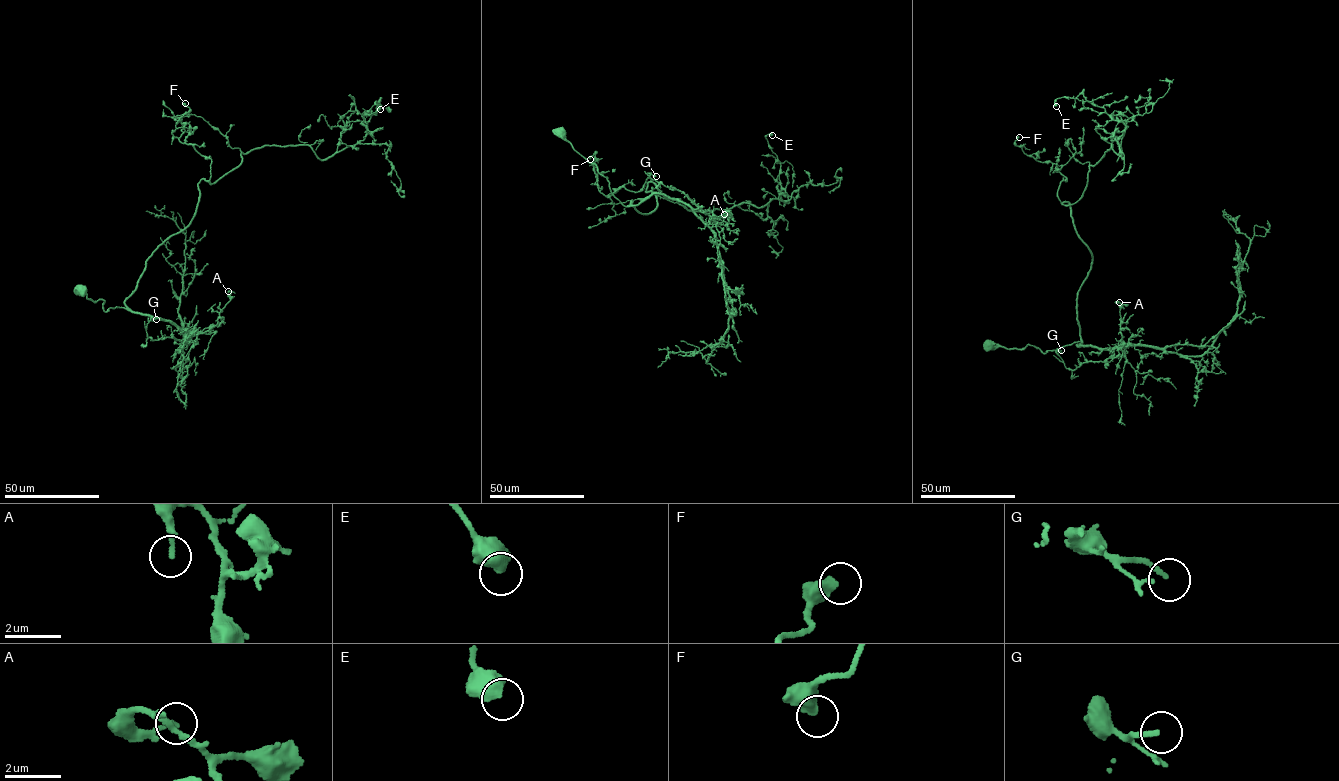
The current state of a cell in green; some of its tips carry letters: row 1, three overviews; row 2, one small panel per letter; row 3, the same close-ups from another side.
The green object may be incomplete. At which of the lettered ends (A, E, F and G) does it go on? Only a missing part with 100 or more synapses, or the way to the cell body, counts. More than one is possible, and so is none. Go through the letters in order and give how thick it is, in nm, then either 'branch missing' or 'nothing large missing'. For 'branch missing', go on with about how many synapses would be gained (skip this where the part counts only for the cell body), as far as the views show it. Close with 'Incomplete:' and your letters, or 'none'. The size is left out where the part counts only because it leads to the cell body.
A: calibre 170 nm; nothing large missing
E: calibre 600 nm; nothing large missing
F: calibre 480 nm; nothing large missing
G: calibre 140 nm; nothing large missing
Incomplete: none

